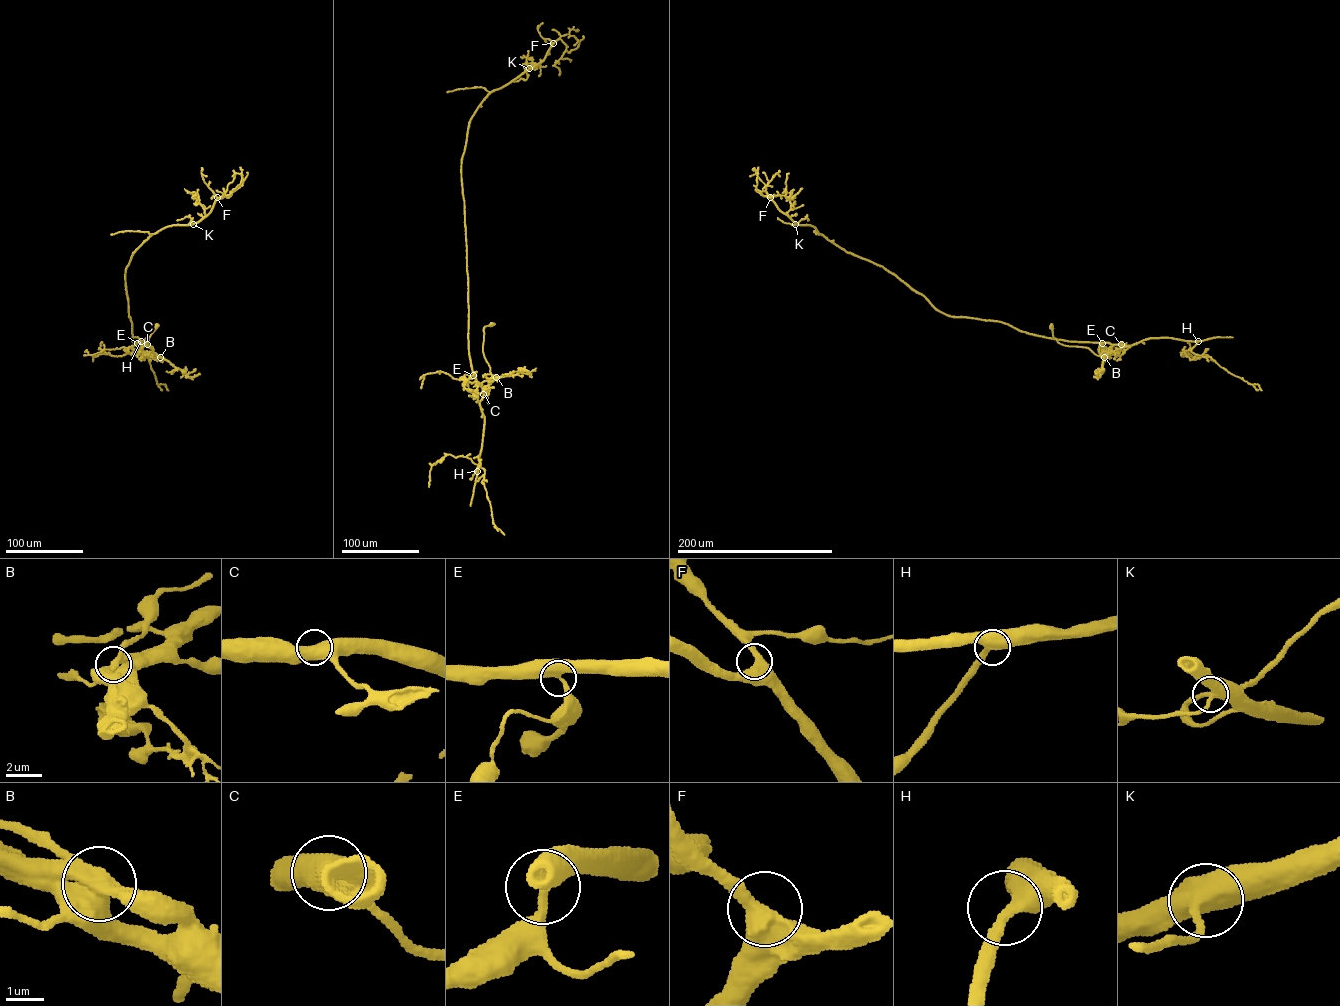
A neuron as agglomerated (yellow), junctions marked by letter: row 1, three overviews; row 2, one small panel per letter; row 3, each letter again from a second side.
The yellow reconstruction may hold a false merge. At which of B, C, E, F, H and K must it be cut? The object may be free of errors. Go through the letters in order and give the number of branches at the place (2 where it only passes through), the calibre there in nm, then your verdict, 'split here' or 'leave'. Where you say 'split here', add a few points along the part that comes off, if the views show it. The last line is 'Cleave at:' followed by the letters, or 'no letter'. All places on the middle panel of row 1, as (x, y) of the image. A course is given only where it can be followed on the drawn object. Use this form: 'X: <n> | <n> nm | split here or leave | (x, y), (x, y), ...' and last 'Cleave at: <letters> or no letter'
B: 2 | 600 nm | split here | (496, 377), (492, 379), (482, 349), (484, 327), (494, 323)
C: 2 | 550 nm | leave
E: 2 | 460 nm | leave
F: 2 | 550 nm | leave
H: 2 | 460 nm | leave
K: 2 | 480 nm | leave
Cleave at: B

